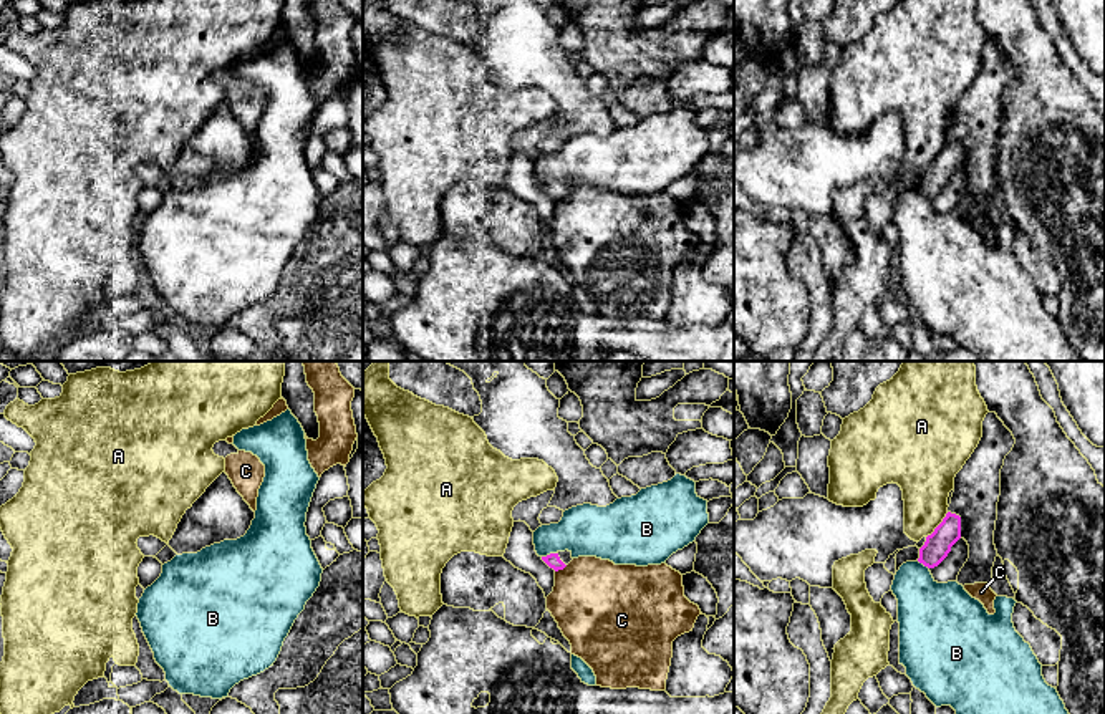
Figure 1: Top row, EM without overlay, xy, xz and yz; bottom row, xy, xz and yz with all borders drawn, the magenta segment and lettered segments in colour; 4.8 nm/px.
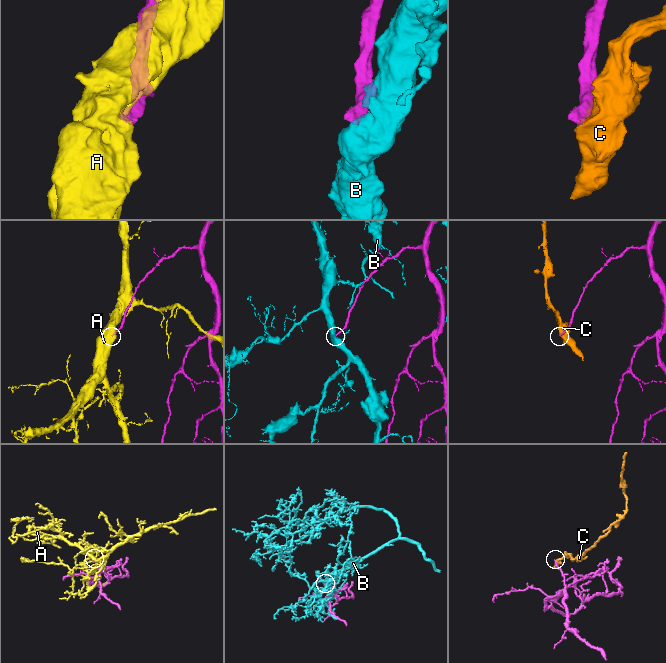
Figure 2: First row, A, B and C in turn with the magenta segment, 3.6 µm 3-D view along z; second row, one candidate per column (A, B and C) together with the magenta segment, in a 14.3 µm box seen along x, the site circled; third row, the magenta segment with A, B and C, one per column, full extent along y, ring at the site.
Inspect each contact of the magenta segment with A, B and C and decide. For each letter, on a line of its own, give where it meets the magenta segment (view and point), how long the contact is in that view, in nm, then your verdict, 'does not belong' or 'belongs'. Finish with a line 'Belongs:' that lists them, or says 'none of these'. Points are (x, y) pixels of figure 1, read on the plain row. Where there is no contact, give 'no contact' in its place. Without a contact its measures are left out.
A: yz (938, 154) | 170 nm | does not belong
B: xz (550, 183) | 80 nm | does not belong
C: xz (560, 197) | 70 nm | does not belong
Belongs: none of these

